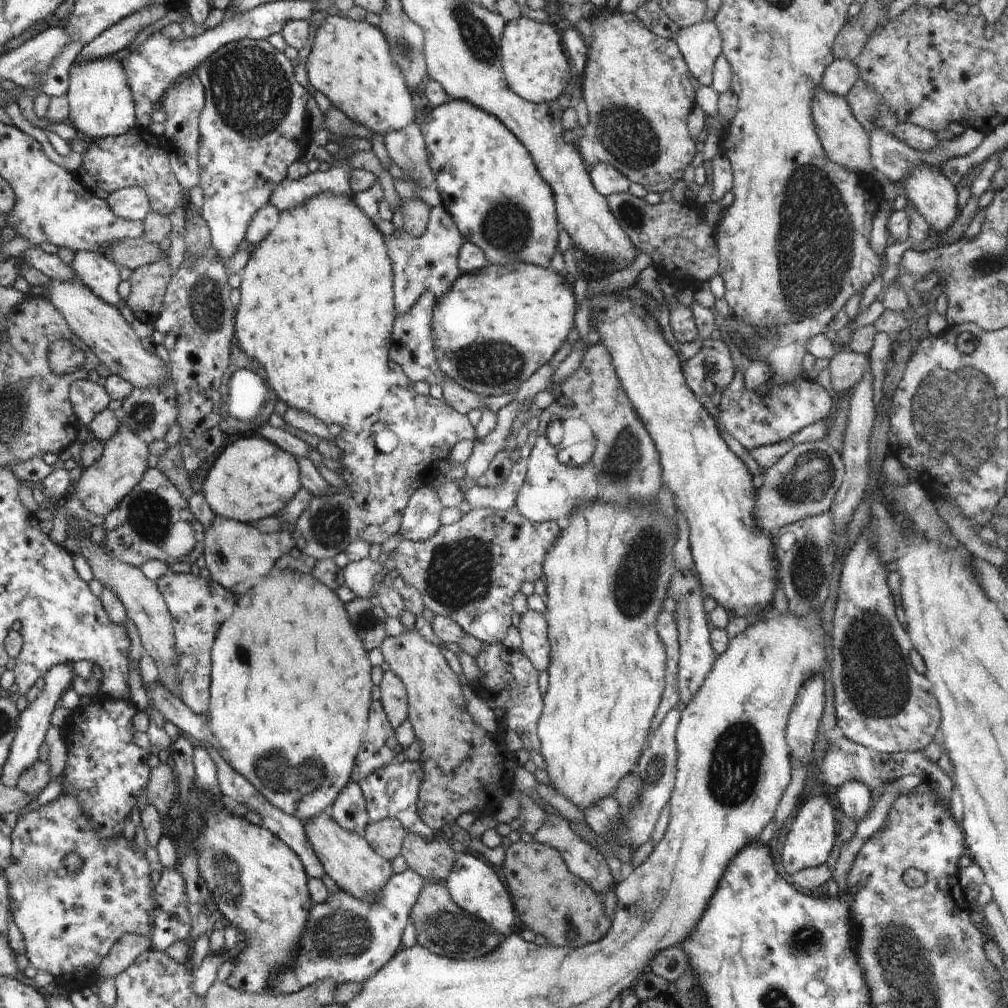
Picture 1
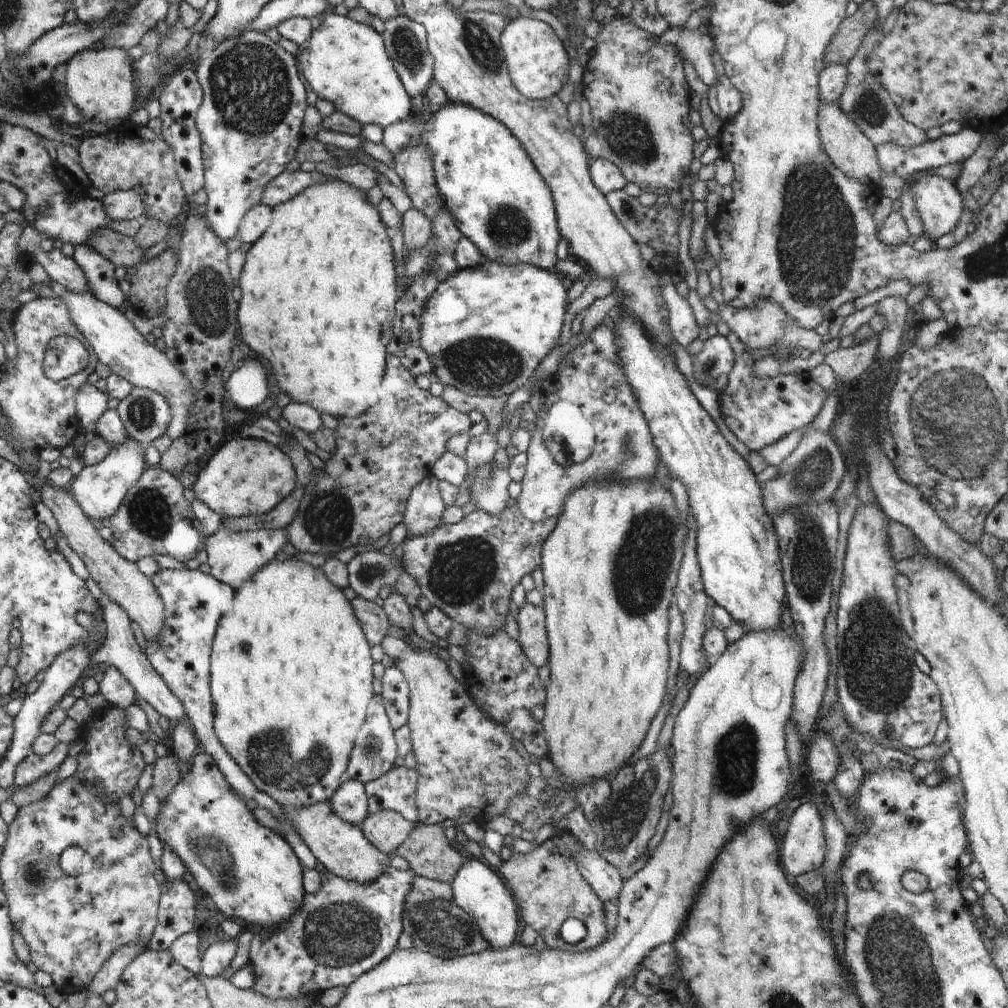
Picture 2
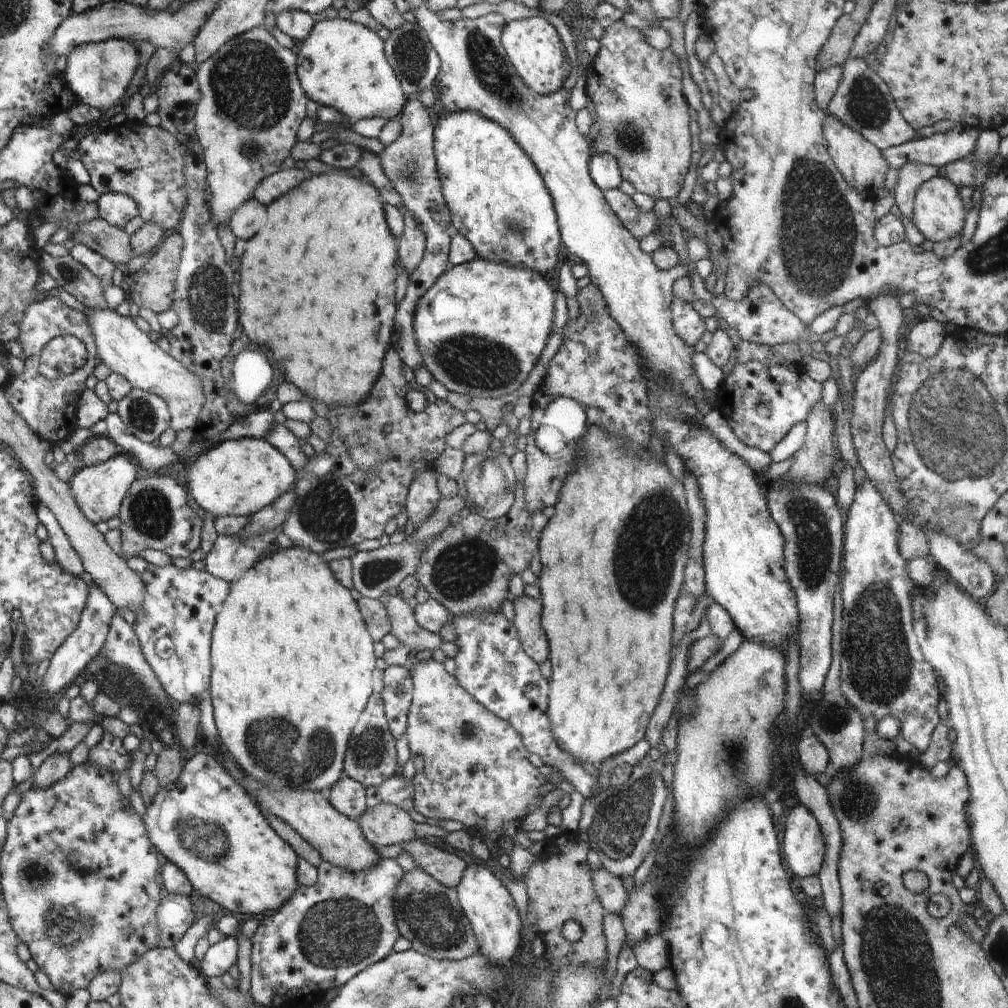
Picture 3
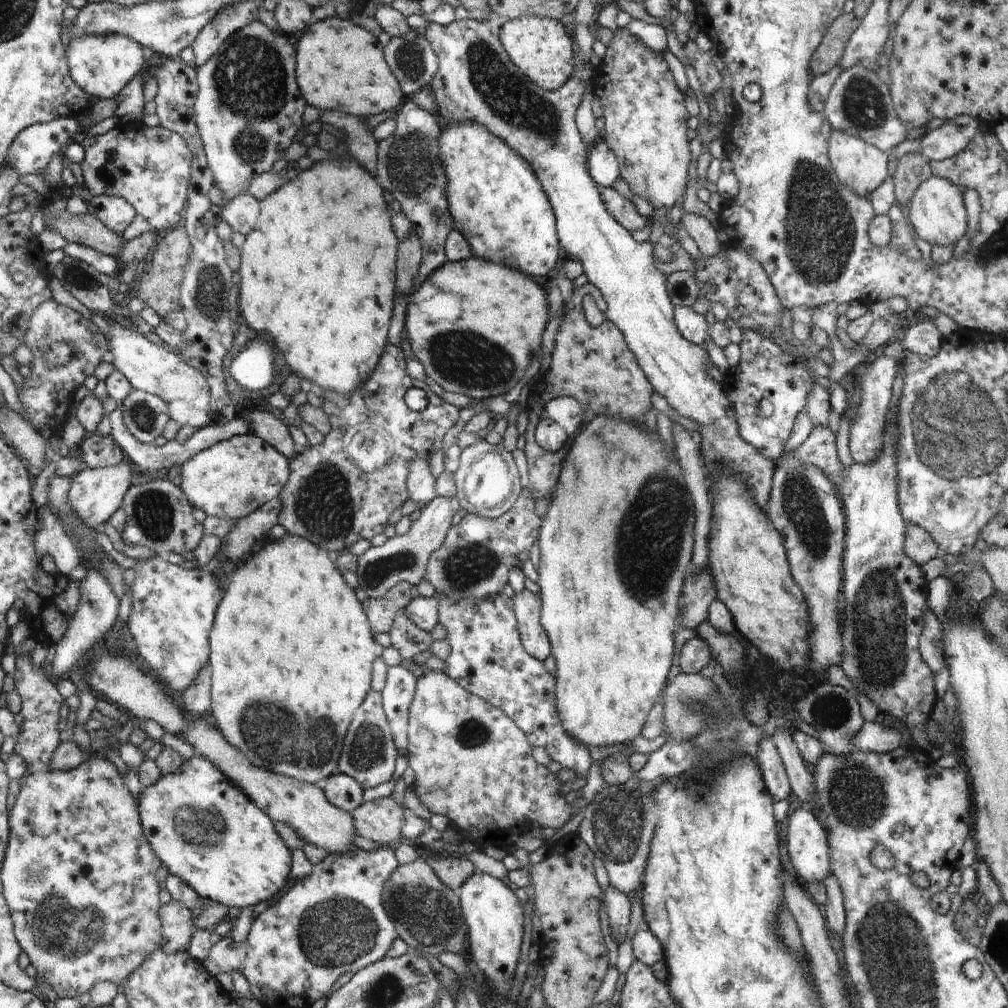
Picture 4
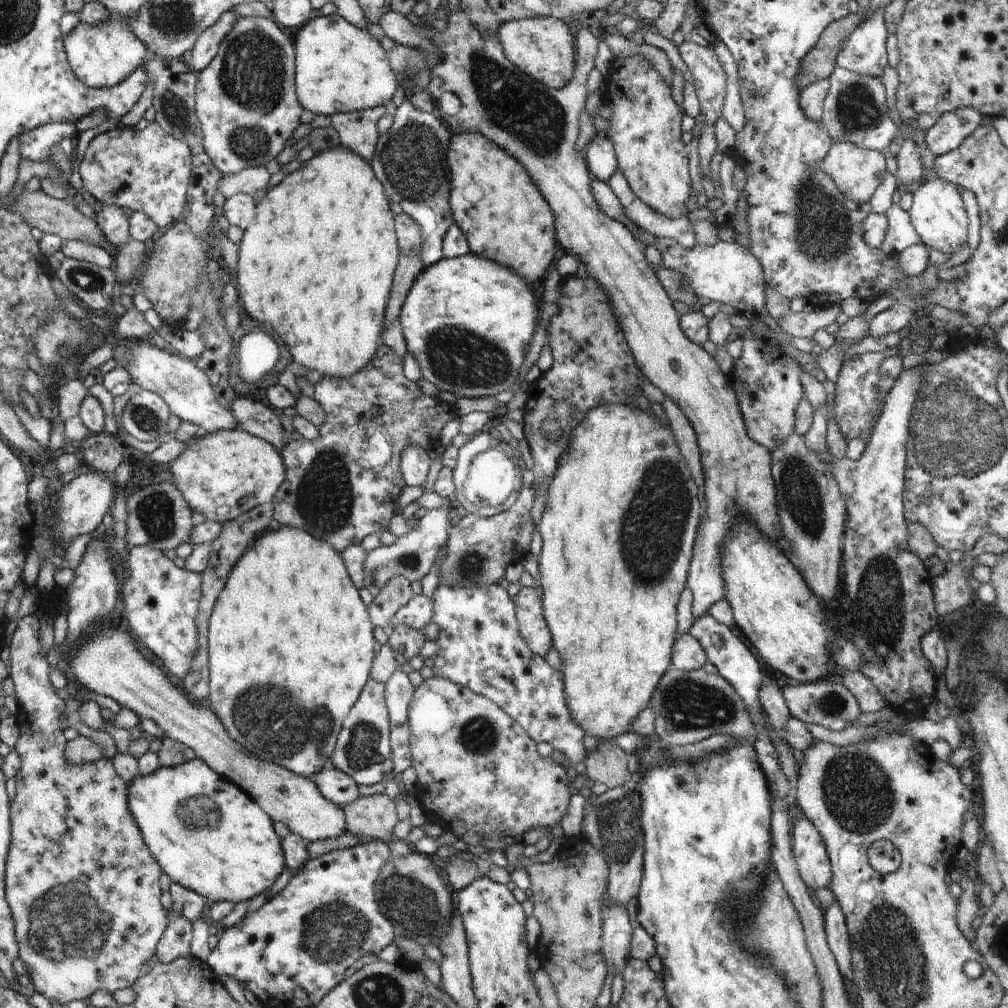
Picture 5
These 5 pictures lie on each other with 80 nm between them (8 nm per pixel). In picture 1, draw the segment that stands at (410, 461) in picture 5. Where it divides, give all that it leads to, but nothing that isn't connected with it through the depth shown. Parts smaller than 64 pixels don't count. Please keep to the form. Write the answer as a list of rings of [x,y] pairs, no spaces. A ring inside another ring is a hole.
[[[431,485],[417,488],[402,512],[399,532],[406,540],[428,540],[441,527],[440,513],[443,506]]]

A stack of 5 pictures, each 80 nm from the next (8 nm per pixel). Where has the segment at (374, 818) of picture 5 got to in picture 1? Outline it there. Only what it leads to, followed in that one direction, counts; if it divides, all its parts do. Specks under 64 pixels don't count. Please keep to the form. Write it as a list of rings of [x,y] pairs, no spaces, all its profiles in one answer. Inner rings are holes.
[[[383,818],[368,823],[363,837],[375,851],[378,851],[378,854],[391,861],[401,854],[401,846],[407,833],[399,820]]]

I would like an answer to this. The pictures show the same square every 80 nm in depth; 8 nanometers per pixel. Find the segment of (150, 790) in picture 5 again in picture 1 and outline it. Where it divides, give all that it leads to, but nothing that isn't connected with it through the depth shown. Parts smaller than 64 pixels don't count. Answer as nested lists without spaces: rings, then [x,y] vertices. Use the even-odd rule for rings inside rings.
[[[195,744],[193,752],[193,765],[195,768],[195,789],[201,791],[204,798],[199,804],[199,820],[201,825],[193,828],[193,839],[186,830],[187,820],[183,815],[189,814],[189,802],[176,798],[169,808],[166,818],[162,818],[164,835],[170,836],[172,840],[180,845],[191,846],[198,855],[198,868],[200,876],[209,888],[212,900],[222,916],[228,920],[228,924],[242,930],[246,935],[244,952],[233,953],[234,971],[225,980],[225,983],[240,992],[262,993],[266,985],[269,985],[275,974],[295,955],[298,943],[301,939],[302,930],[305,929],[307,914],[312,902],[308,888],[308,875],[301,860],[294,854],[291,848],[282,842],[275,834],[272,834],[262,825],[250,823],[247,819],[237,817],[232,813],[233,806],[221,807],[216,802],[223,798],[223,792],[219,787],[217,777],[217,766],[214,759],[210,758],[204,747]]]

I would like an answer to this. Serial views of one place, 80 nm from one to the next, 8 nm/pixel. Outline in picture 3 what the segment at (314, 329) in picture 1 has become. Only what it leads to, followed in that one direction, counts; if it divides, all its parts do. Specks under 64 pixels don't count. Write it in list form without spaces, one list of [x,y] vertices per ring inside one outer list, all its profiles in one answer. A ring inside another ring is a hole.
[[[332,169],[330,172],[310,175],[300,181],[299,185],[287,193],[275,198],[267,208],[267,219],[262,228],[253,234],[246,243],[246,248],[240,257],[240,295],[237,299],[240,329],[250,340],[258,344],[270,346],[278,368],[284,373],[284,378],[298,386],[305,398],[320,400],[327,406],[352,406],[369,398],[370,389],[382,373],[383,360],[391,341],[394,327],[397,302],[395,299],[394,281],[396,280],[397,242],[387,225],[383,211],[383,201],[379,192],[370,181],[362,177],[350,176],[346,169]]]

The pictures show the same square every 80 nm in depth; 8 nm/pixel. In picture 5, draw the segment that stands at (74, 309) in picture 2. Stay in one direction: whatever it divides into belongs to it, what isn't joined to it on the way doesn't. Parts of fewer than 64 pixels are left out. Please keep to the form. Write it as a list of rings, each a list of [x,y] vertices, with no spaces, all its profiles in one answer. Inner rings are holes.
[[[141,339],[125,340],[122,345],[129,347],[132,352],[128,372],[133,382],[139,384],[144,390],[158,394],[169,406],[170,412],[178,416],[181,421],[197,424],[208,433],[239,428],[238,419],[233,411],[218,402],[206,373],[202,372],[190,358],[170,354],[159,349],[152,342],[146,343]]]

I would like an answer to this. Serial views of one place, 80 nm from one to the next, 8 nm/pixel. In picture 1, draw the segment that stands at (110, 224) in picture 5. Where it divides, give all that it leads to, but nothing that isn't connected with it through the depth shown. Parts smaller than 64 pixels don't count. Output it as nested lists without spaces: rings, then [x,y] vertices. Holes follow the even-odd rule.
[[[138,187],[117,190],[110,193],[105,201],[116,216],[129,221],[143,221],[150,213],[149,196]]]

